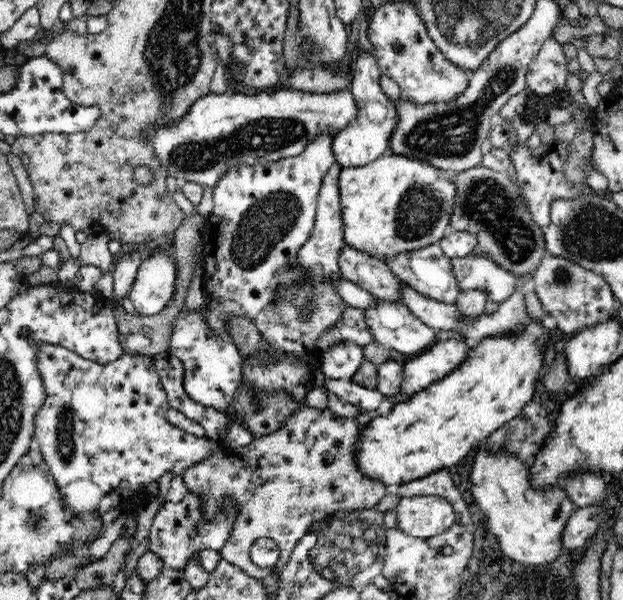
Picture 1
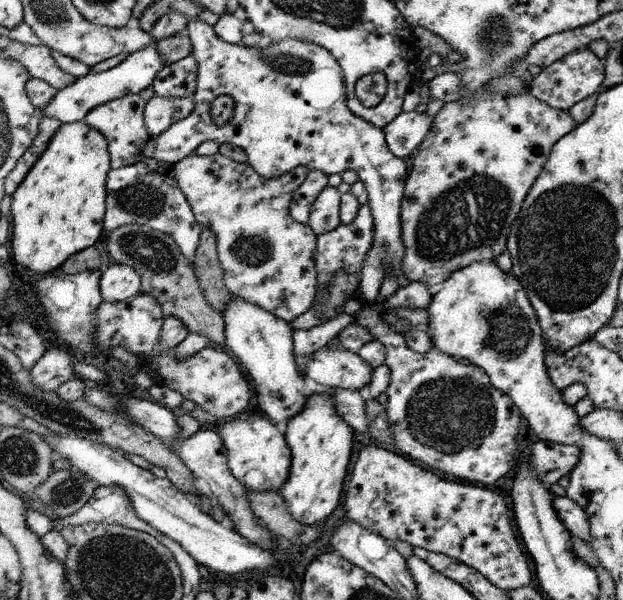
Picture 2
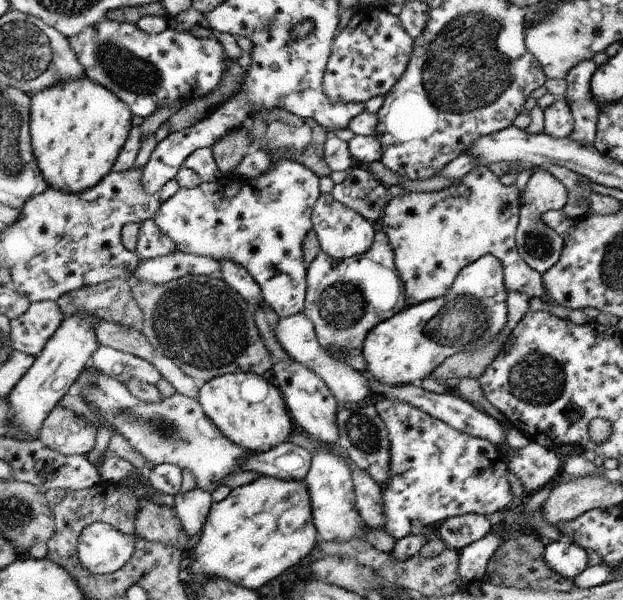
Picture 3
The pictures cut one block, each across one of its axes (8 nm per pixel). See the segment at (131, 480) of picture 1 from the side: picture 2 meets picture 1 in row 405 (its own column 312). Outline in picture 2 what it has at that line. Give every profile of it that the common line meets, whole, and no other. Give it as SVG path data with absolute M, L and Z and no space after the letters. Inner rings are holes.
M190 20L186 33L191 42L191 54L198 66L196 91L193 95L193 112L183 120L172 124L163 131L156 141L153 159L169 165L177 164L180 160L195 153L196 148L208 140L220 143L231 143L245 151L247 164L263 179L276 179L293 172L297 167L308 170L320 170L327 176L342 174L346 170L357 173L359 181L364 184L368 194L375 225L372 249L366 258L358 294L362 294L366 304L375 304L379 296L386 269L395 272L401 286L407 280L401 276L401 261L404 246L401 240L400 212L401 201L409 176L404 160L397 158L389 149L383 135L383 130L371 123L353 116L348 109L346 88L342 68L329 54L328 50L309 41L285 39L273 42L266 48L244 47L221 40L215 33L213 26L202 20ZM221 95L234 99L234 117L223 126L216 126L210 114L212 102Z

